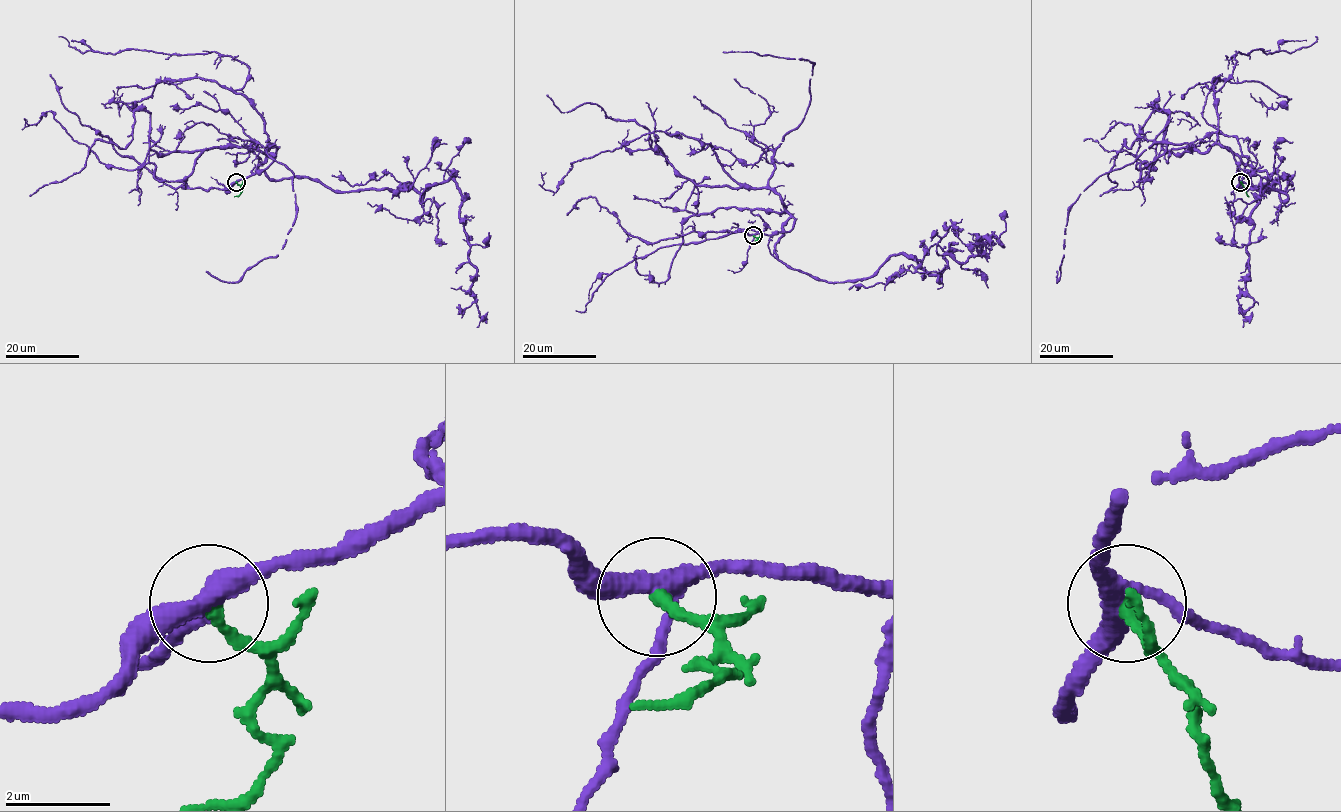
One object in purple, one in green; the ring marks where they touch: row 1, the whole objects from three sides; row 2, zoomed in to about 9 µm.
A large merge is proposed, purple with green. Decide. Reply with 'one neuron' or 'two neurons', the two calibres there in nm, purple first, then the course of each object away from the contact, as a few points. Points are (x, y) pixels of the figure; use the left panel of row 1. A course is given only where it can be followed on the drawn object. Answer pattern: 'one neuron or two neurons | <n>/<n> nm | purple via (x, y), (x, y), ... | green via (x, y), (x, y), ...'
two neurons | 320/260 nm | purple via (236, 182), (271, 147), (258, 169), (271, 179), (334, 190), (422, 194), (451, 178), (488, 311) | green via (236, 182), (240, 186), (240, 194), (234, 196)

